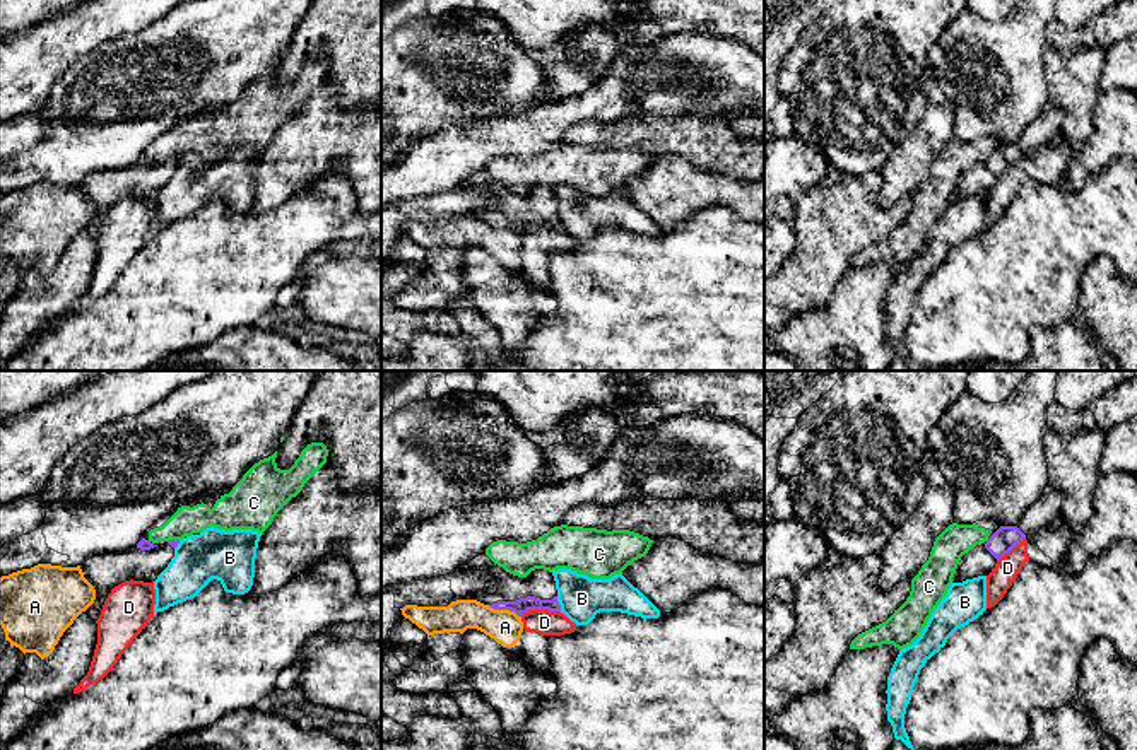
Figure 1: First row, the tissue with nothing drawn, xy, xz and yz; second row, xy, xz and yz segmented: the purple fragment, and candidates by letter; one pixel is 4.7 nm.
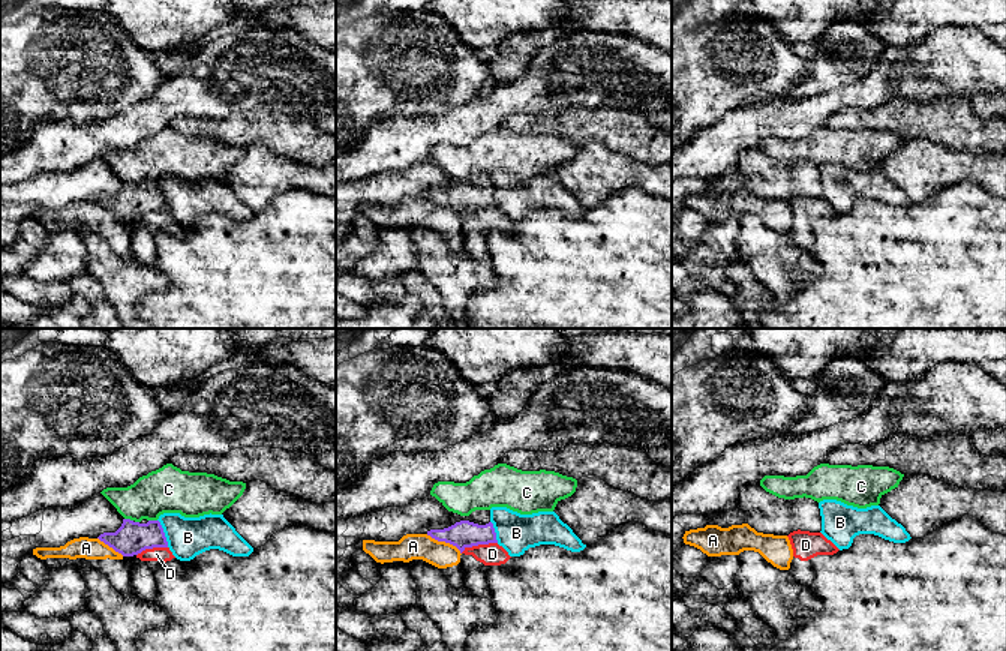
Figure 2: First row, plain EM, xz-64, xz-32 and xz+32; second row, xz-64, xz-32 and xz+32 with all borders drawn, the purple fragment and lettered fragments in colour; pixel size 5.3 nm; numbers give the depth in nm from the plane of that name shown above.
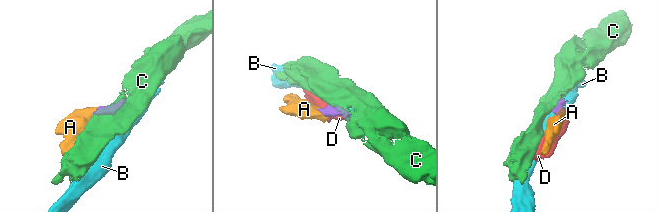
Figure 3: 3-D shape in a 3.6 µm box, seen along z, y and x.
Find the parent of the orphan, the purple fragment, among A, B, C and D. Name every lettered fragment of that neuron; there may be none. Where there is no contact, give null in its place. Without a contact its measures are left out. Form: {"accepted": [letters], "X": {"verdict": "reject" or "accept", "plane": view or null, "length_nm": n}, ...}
{"accepted": [], "A": {"verdict": "reject", "plane": "xz", "length_nm": 170}, "B": {"verdict": "reject", "plane": "xz", "length_nm": 80}, "C": {"verdict": "reject", "plane": "xy", "length_nm": 60}, "D": {"verdict": "reject", "plane": "xz", "length_nm": 190}}

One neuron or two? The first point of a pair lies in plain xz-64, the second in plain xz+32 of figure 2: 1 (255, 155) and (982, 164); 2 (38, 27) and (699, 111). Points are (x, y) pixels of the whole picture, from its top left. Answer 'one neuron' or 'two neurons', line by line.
1: one neuron
2: one neuron

